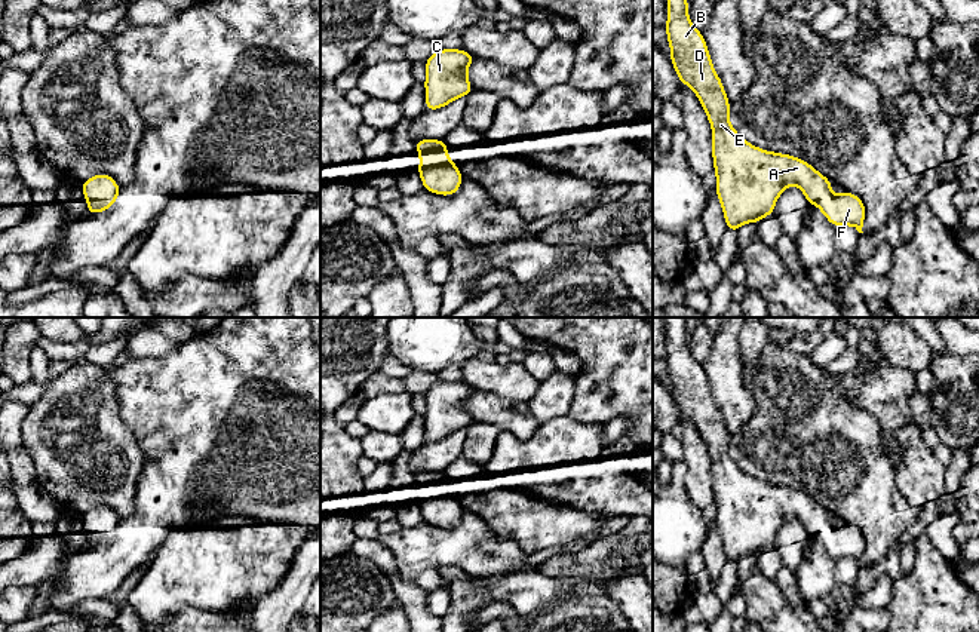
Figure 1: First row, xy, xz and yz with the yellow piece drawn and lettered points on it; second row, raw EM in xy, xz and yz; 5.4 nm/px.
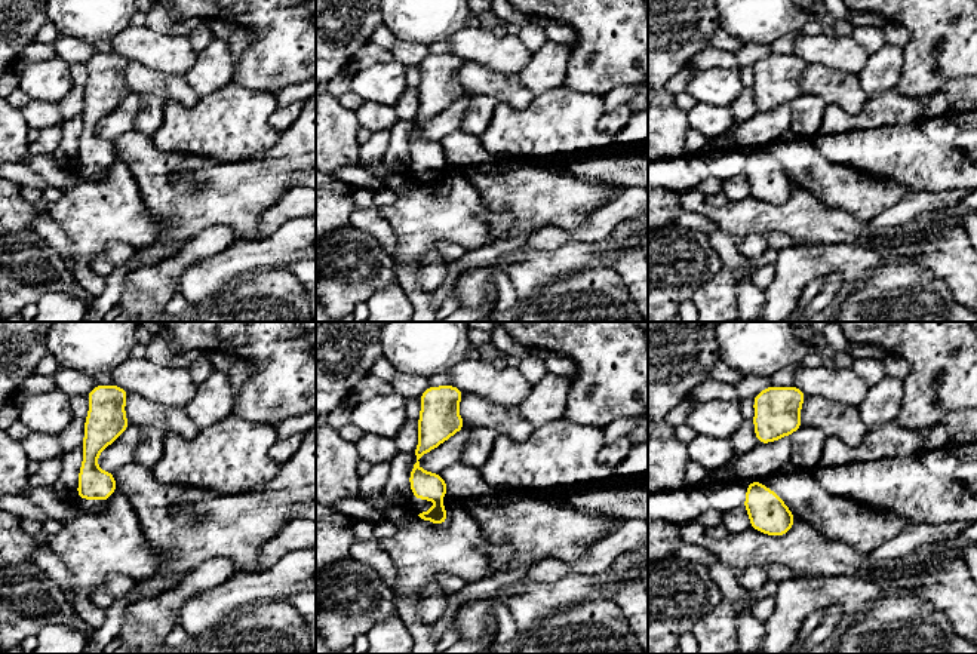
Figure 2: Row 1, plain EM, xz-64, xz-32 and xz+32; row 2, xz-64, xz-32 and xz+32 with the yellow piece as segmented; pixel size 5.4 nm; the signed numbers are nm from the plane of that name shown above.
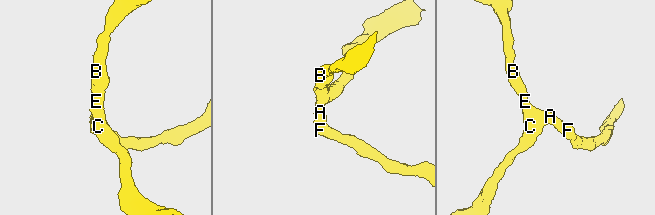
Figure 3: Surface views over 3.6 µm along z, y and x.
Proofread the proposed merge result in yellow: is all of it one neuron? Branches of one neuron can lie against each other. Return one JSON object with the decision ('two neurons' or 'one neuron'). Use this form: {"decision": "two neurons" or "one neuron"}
{"decision": "one neuron"}

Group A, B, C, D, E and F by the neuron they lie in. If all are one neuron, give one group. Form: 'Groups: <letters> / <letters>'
Groups: A B C D E F

